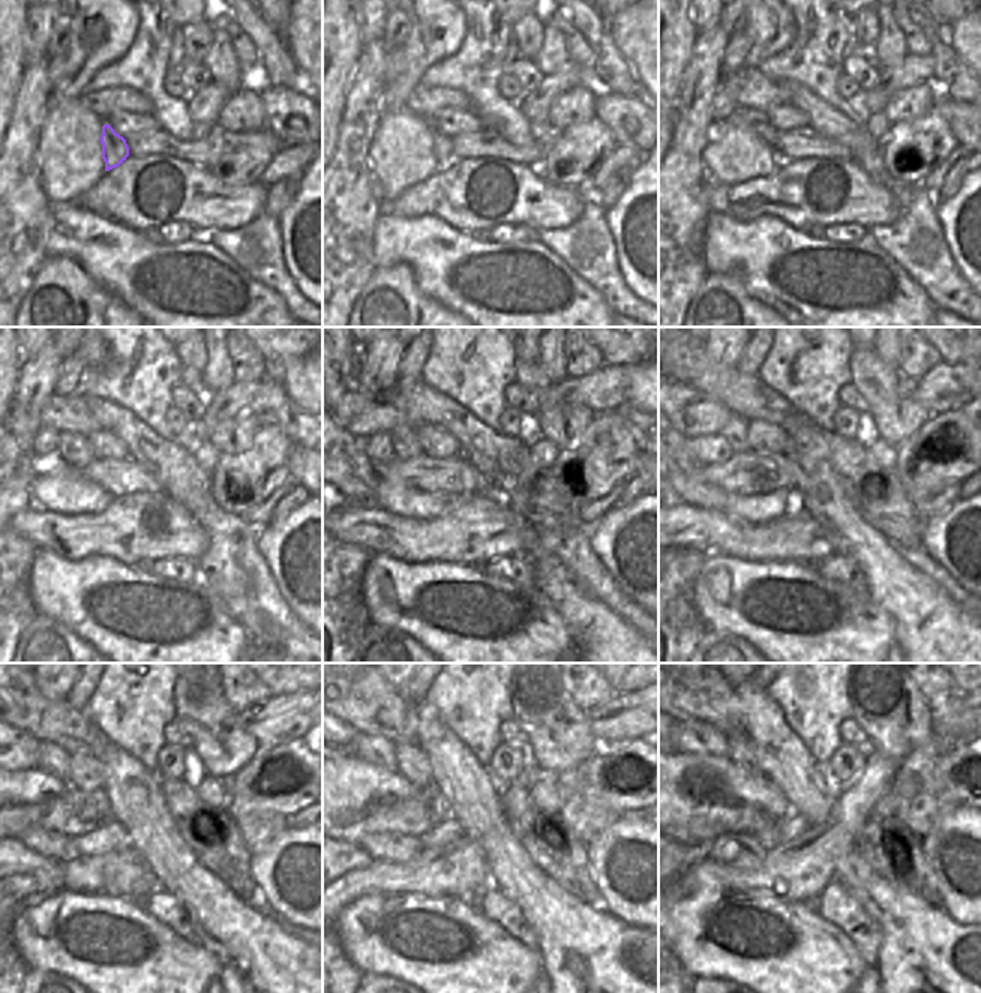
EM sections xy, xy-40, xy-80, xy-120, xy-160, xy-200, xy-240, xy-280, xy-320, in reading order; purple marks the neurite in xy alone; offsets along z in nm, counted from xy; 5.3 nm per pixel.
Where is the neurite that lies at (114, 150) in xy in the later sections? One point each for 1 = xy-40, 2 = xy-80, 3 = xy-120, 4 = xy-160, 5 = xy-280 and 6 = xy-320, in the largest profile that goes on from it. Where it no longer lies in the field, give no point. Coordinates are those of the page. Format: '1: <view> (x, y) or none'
1: xy-40 (444, 153)
2: xy-80 (756, 119)
3: xy-120 (75, 450)
4: xy-160 (404, 438)
5: xy-280 (378, 750)
6: xy-320 (689, 737)

